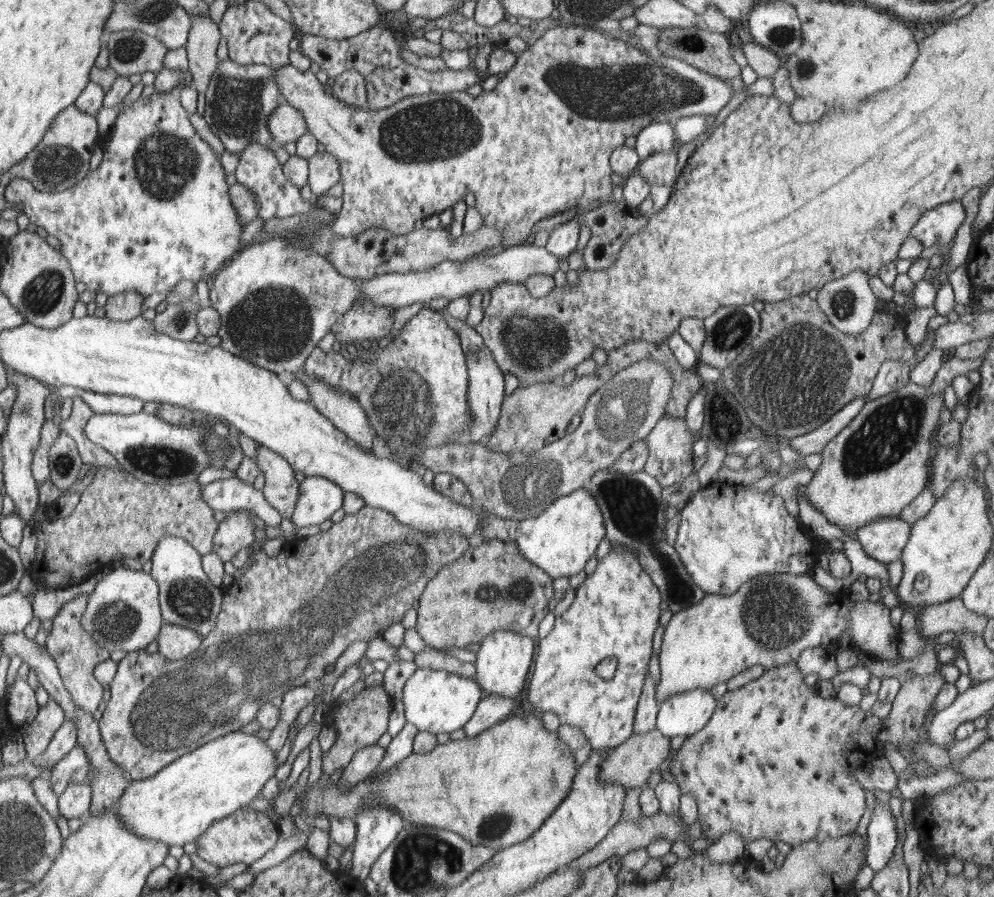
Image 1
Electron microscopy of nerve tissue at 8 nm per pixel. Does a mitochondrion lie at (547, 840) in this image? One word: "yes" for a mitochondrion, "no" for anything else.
no

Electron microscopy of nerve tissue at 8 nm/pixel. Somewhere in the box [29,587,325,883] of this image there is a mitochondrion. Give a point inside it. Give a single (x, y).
(114, 623)

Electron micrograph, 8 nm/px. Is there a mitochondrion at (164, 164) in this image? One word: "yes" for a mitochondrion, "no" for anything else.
yes

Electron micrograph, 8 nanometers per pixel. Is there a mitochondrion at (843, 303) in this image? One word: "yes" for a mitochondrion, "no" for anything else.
yes

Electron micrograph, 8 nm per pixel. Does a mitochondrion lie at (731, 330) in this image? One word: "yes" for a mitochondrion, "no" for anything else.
yes

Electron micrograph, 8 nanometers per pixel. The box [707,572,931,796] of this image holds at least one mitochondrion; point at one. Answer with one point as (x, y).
(774, 614)

